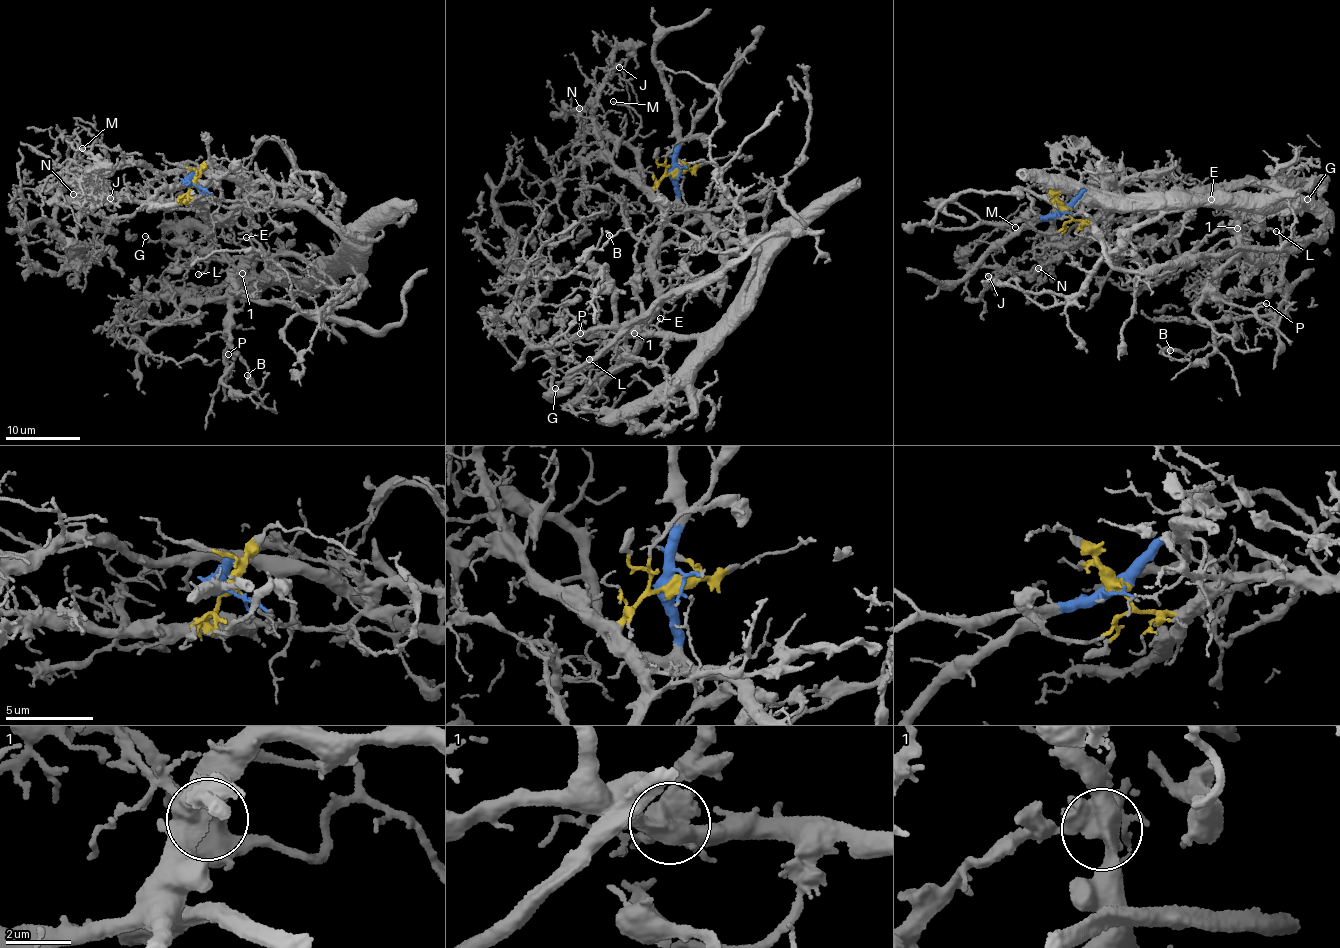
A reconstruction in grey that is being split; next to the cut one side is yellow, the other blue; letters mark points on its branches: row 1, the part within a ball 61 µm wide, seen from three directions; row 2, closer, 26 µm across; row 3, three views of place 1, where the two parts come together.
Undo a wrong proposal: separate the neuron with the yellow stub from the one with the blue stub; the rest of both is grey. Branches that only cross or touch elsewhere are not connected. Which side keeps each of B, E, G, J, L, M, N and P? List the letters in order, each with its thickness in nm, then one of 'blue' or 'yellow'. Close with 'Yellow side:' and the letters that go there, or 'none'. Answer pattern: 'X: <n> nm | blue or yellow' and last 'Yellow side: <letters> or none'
B: 180 nm | blue
E: 110 nm | blue
G: 110 nm | blue
J: 160 nm | yellow
L: 140 nm | yellow
M: 180 nm | blue
N: 140 nm | yellow
P: 130 nm | blue
Yellow side: J, L, N

